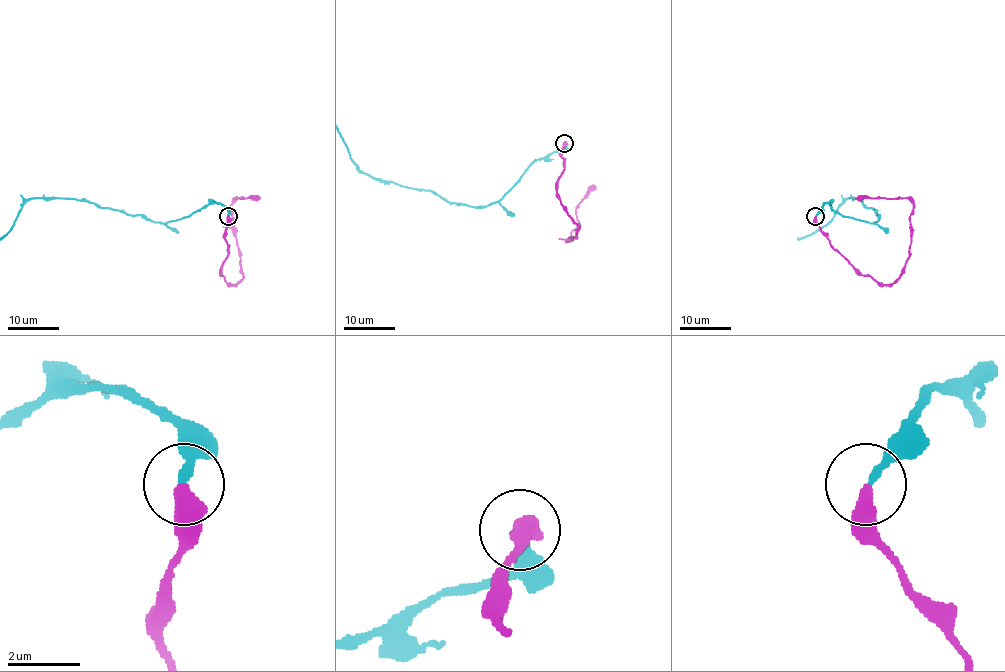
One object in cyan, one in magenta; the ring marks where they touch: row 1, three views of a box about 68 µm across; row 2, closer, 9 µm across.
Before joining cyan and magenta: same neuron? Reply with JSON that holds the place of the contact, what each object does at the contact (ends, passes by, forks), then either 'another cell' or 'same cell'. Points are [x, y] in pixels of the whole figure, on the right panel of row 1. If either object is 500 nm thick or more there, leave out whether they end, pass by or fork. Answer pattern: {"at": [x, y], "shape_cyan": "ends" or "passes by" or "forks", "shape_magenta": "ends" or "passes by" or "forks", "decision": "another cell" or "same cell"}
{"at": [815, 216], "shape_cyan": "ends", "shape_magenta": "ends", "decision": "same cell"}

